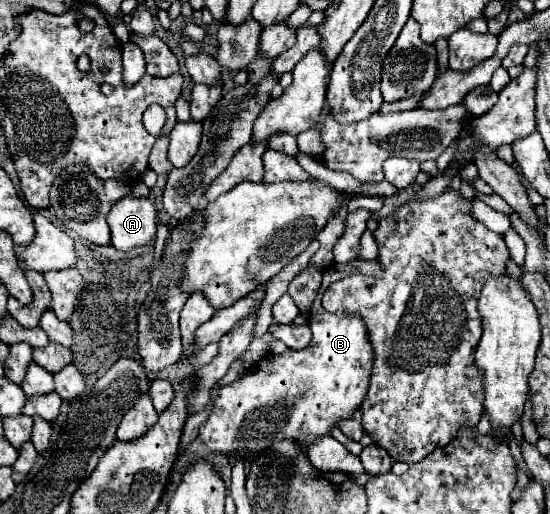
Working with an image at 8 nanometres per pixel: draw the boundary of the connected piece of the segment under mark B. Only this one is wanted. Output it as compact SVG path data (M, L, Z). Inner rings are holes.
M318 293L310 310L312 340L304 350L288 350L282 356L266 356L250 370L250 374L240 376L236 382L220 388L212 414L200 428L200 438L210 450L220 450L234 458L242 456L246 462L250 462L260 450L270 448L276 440L292 438L302 446L308 446L312 440L330 434L330 426L336 426L342 418L350 418L352 410L360 406L368 390L374 358L372 344L368 342L366 322L360 314L340 316L324 310L321 299Z

